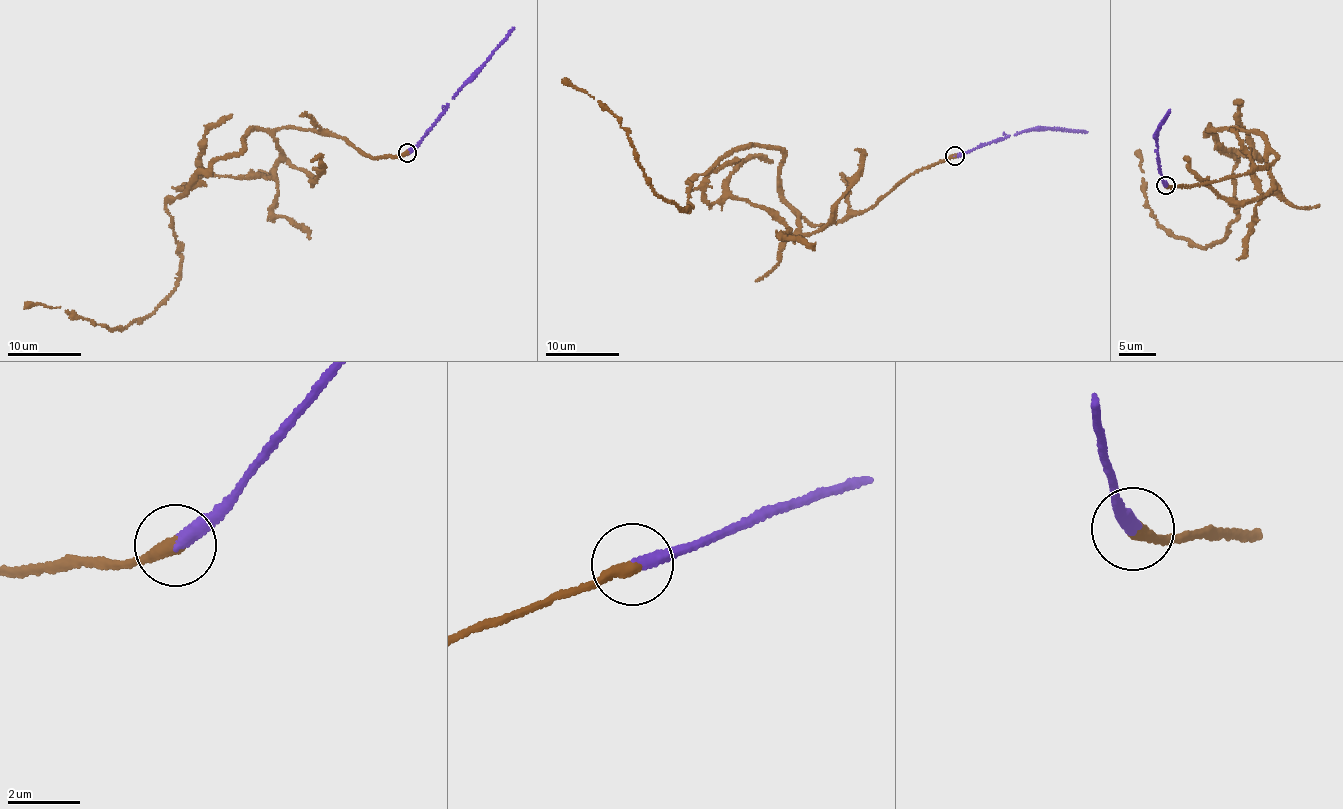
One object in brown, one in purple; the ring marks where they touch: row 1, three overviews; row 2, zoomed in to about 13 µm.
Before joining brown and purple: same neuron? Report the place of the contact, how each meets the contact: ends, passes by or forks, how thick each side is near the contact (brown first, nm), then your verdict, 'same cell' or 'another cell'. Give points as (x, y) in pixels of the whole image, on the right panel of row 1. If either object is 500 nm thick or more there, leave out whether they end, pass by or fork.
place (1165, 185); brown ends; purple ends; calibres 360 and 340 nm; same cell

